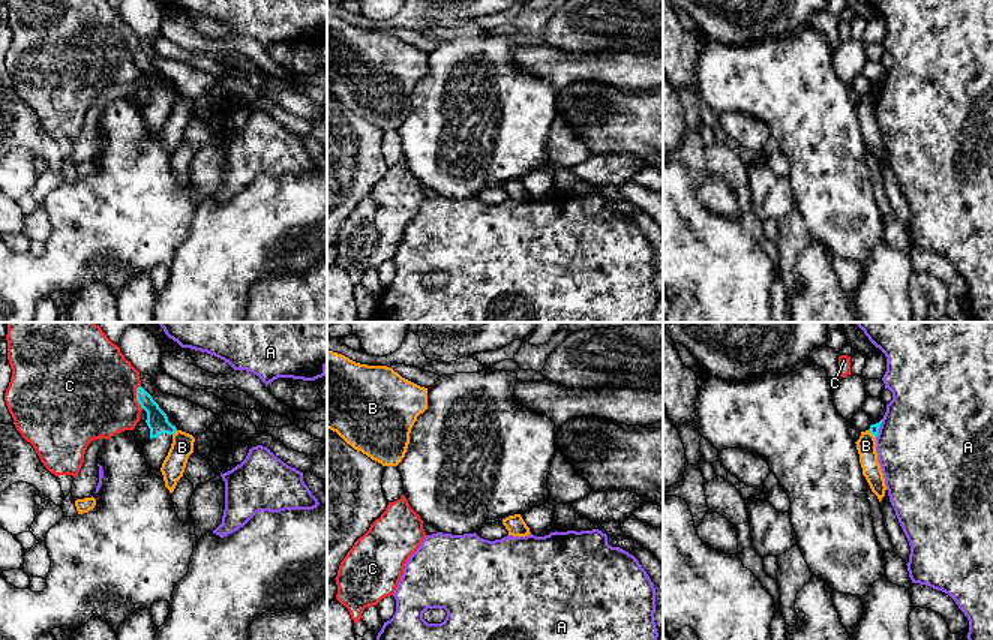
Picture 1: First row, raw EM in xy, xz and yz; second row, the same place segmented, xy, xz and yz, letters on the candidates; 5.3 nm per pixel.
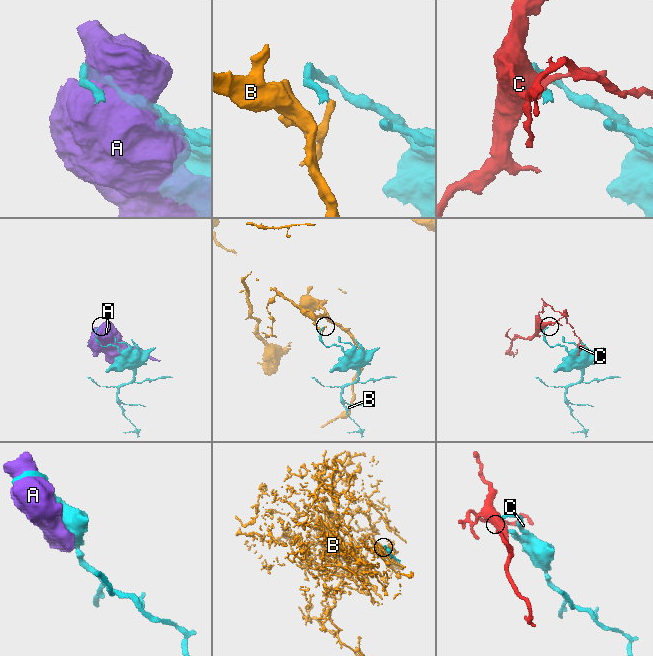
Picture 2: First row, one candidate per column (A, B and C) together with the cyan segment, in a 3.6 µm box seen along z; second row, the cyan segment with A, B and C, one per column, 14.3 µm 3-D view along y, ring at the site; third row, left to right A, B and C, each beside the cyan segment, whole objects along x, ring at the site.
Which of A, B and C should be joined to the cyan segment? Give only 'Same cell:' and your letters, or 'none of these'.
Same cell: none of these

